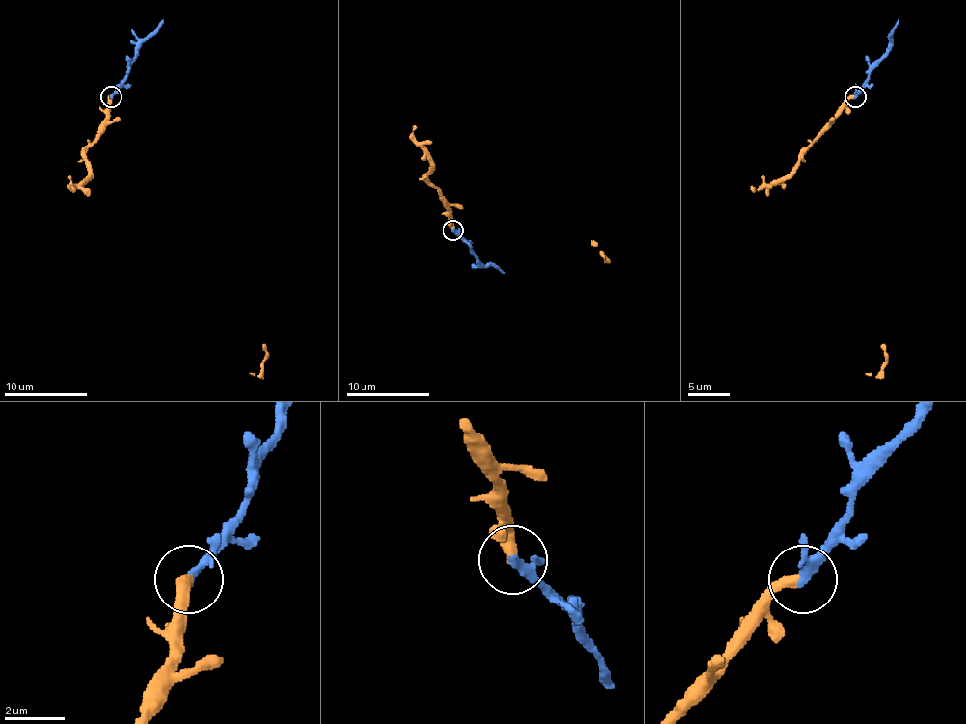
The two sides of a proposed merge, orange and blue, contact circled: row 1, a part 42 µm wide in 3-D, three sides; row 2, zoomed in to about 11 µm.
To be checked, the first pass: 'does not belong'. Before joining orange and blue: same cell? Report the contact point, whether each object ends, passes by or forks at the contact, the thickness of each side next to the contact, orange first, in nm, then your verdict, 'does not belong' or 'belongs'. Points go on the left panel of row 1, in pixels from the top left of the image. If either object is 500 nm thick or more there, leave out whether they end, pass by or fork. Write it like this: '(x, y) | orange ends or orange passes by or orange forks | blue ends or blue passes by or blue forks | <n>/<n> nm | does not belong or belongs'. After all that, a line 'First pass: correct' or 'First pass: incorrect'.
(111, 96) | orange ends | blue passes by | 360/240 nm | belongs
First pass: incorrect

